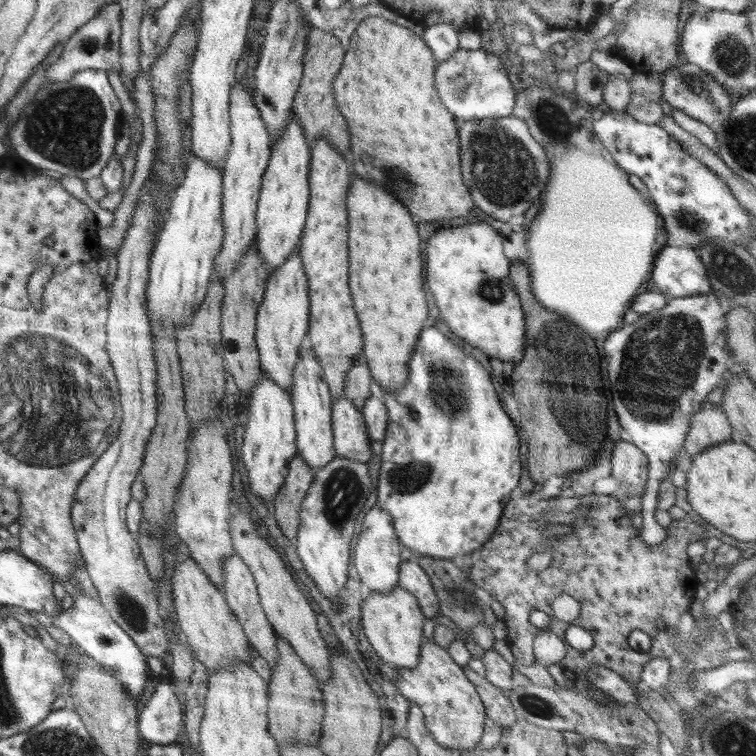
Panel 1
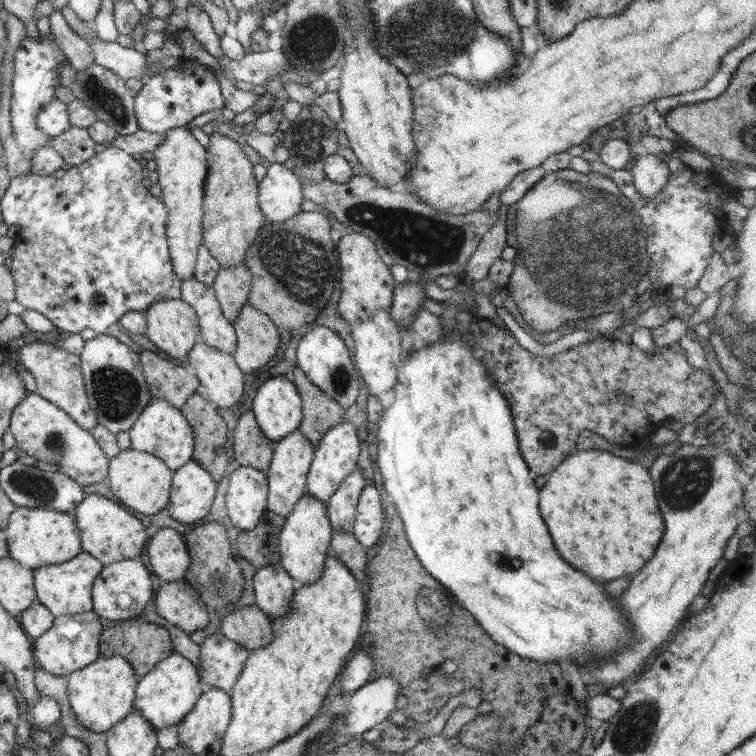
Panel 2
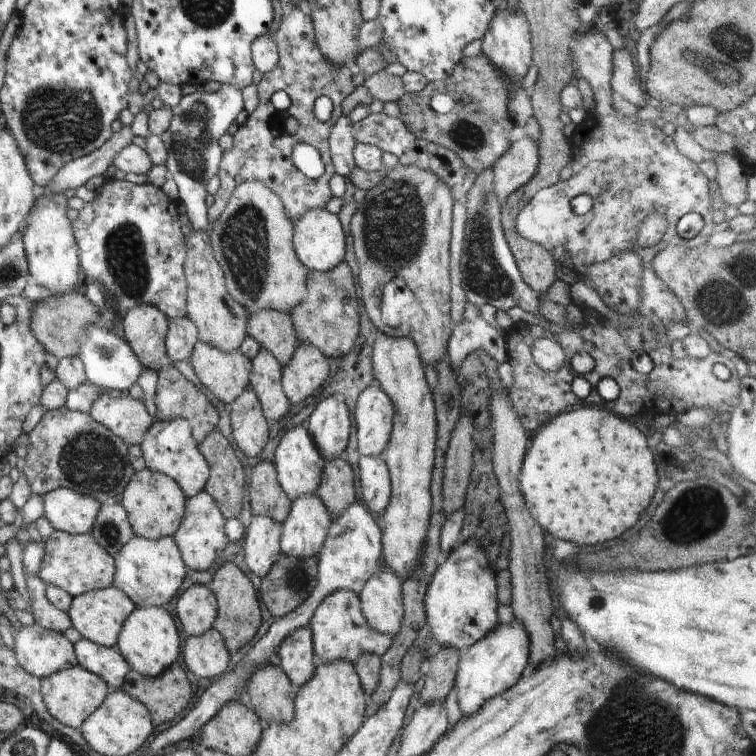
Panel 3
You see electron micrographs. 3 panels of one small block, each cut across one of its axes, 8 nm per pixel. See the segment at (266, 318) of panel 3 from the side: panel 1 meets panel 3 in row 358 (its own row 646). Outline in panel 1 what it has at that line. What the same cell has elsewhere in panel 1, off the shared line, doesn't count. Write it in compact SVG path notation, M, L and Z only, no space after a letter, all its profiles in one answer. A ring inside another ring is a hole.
M278 635L275 637L279 657L275 666L271 667L270 685L267 685L269 690L268 732L279 746L283 742L293 742L293 740L317 745L322 734L324 717L324 698L320 690L320 682L311 675L310 670L294 652L292 646L282 637Z

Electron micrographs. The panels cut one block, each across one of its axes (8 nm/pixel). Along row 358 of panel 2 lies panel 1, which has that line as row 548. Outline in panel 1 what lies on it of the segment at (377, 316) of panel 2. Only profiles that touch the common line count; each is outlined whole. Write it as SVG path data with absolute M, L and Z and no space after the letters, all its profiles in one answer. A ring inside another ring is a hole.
M378 506L372 507L362 515L359 521L359 532L359 541L354 548L354 558L352 558L358 577L372 593L392 591L398 583L399 567L402 564L400 559L402 544L396 536L390 514Z

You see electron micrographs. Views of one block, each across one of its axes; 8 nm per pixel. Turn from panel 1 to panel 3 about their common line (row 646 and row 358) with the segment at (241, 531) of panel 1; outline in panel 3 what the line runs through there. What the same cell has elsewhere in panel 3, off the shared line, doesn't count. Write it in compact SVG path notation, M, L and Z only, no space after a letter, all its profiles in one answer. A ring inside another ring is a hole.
M300 342L298 346L296 346L296 350L294 350L294 354L292 354L292 360L290 362L286 362L284 366L282 366L282 370L280 370L281 384L282 390L284 390L284 394L288 398L288 401L291 404L305 404L309 401L310 397L316 395L321 389L322 386L327 382L328 378L329 366L327 357L320 352L320 350L313 345L309 345L308 343Z

